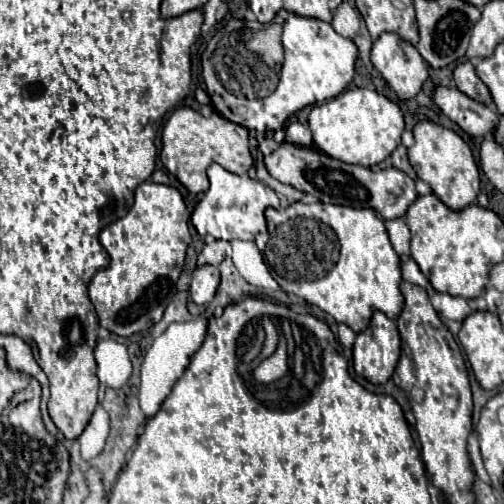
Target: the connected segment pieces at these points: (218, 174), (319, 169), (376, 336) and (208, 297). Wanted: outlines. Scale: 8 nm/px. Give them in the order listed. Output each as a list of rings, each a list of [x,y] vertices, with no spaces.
[[[211,164],[207,170],[209,176],[209,190],[205,196],[199,200],[191,222],[199,234],[209,234],[217,240],[255,240],[259,232],[267,230],[267,220],[265,220],[265,208],[273,206],[279,208],[279,198],[277,194],[265,186],[261,180],[253,180],[247,174],[237,176],[229,170],[225,170],[219,164]]]
[[[283,142],[279,150],[265,156],[265,166],[273,178],[277,178],[283,184],[289,184],[305,194],[317,196],[325,204],[341,204],[349,208],[371,208],[375,210],[383,220],[395,220],[403,218],[407,208],[415,202],[419,196],[415,190],[413,178],[409,178],[405,172],[397,168],[387,168],[379,172],[371,172],[369,168],[345,164],[341,160],[335,160],[319,150],[313,148],[299,148],[293,144]]]
[[[375,312],[367,330],[357,334],[353,344],[353,368],[357,376],[373,384],[385,384],[401,356],[401,336],[393,320]]]
[[[201,266],[197,268],[197,272],[193,274],[193,280],[191,280],[191,300],[195,304],[209,304],[219,288],[219,270],[215,266]]]

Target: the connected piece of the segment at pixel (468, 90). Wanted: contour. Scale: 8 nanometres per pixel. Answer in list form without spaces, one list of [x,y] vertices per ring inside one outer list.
[[[469,60],[463,62],[463,64],[459,64],[453,70],[453,82],[469,98],[473,98],[473,100],[477,100],[477,102],[481,102],[485,106],[491,106],[493,104],[493,98],[489,94],[489,88],[479,80],[479,76],[475,74],[475,68],[473,68],[473,64]]]

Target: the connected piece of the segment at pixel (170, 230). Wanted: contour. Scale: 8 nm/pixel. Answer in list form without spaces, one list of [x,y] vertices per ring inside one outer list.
[[[147,180],[135,190],[135,204],[131,206],[131,210],[101,232],[101,244],[109,254],[109,268],[95,274],[95,278],[89,284],[89,298],[97,310],[99,324],[103,328],[107,328],[117,336],[131,336],[149,330],[155,322],[161,320],[167,304],[177,294],[179,274],[183,268],[187,246],[191,242],[187,222],[189,222],[189,210],[179,190],[173,186],[155,184]]]

